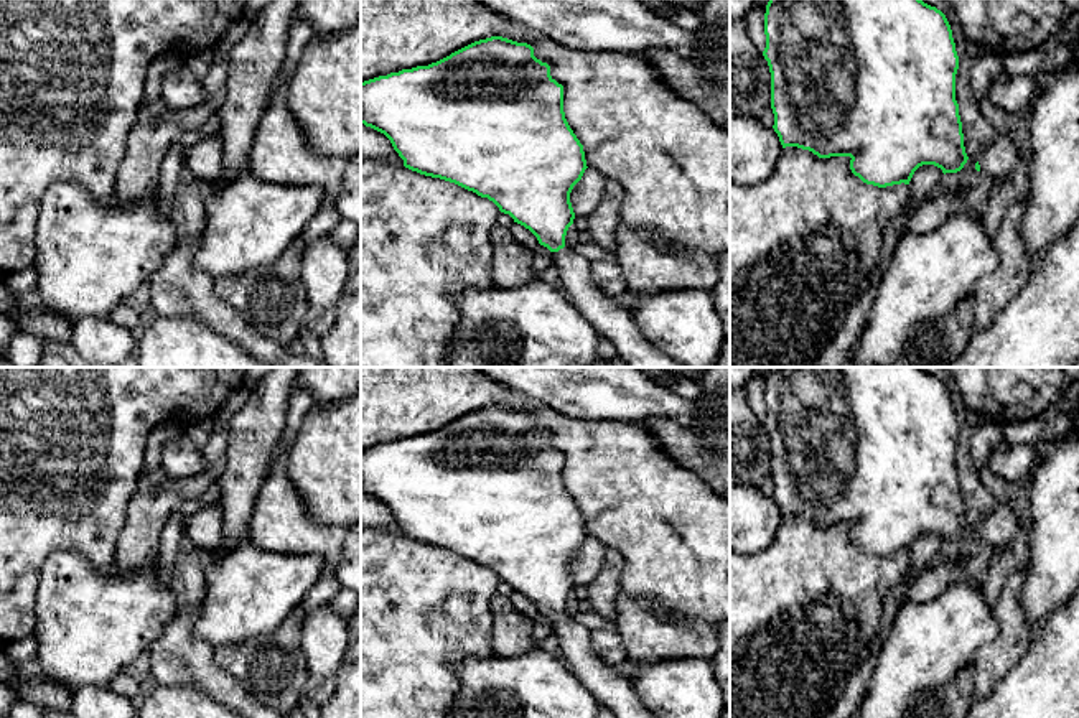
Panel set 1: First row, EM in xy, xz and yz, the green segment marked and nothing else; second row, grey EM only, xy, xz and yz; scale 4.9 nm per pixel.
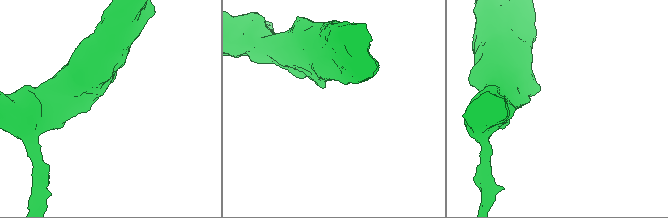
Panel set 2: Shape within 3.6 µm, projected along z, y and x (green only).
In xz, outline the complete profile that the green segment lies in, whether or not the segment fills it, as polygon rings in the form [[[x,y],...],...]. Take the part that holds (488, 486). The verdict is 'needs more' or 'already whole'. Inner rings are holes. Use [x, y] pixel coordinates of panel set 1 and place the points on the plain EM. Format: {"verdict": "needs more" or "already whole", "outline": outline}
{"verdict": "needs more", "outline": [[[491,405],[428,435],[364,450],[361,451],[361,492],[384,502],[405,537],[488,566],[501,581],[529,598],[539,613],[552,621],[552,632],[560,641],[567,669],[616,718],[659,718],[642,703],[631,678],[623,678],[613,665],[593,654],[591,631],[565,614],[567,599],[575,588],[570,562],[588,535],[583,514],[565,487],[563,455],[550,445],[550,435],[534,425],[530,413]]]}

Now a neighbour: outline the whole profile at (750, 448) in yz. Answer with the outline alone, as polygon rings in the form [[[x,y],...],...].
[[[746,389],[730,390],[730,484],[759,487],[771,476],[771,441],[746,399]]]

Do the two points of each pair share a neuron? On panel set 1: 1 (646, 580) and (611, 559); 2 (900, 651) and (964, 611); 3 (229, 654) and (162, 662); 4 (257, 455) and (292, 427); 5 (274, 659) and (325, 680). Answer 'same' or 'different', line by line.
1: different
2: same
3: different
4: different
5: different

